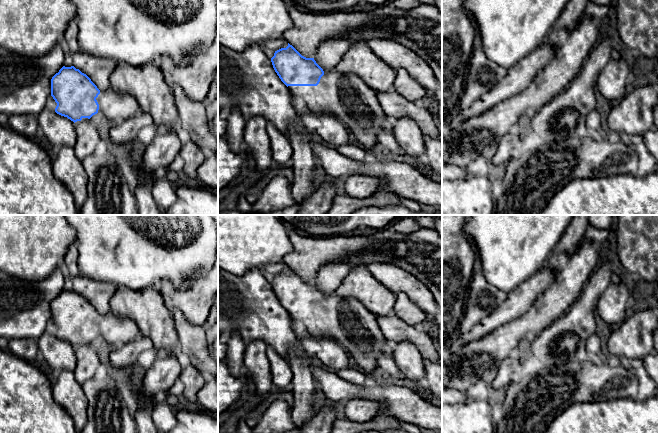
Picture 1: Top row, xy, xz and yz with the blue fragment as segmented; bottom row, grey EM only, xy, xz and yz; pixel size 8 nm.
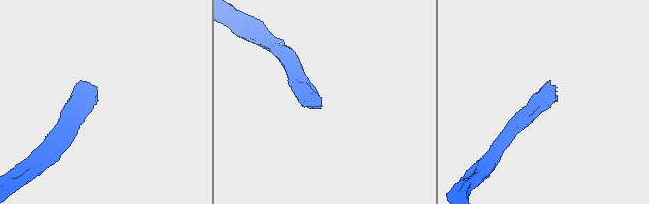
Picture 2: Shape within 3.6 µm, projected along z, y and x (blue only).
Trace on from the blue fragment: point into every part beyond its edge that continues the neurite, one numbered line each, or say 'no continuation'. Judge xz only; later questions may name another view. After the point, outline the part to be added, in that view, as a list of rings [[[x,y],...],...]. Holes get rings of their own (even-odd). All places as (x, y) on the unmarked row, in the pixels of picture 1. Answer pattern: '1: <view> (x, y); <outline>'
1: xz (347, 321); [[[336,293],[324,296],[317,310],[288,310],[292,319],[300,320],[308,336],[321,339],[328,337],[341,344],[364,373],[377,369],[377,359],[388,342],[376,320],[361,302],[355,298],[342,298]]]

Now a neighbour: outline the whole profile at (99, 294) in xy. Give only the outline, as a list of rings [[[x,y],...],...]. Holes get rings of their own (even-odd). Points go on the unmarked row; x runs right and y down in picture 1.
[[[82,274],[70,276],[73,290],[86,298],[100,315],[111,312],[110,301],[116,292],[112,284],[93,281]]]

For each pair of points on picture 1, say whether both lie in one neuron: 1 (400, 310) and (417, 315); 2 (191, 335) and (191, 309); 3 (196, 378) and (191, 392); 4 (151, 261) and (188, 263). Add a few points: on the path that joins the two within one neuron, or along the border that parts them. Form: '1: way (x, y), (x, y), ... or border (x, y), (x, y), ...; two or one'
1: way (404, 310), (413, 314); one
2: border (169, 310), (179, 310), (192, 323), (204, 326); two
3: way (193, 381), (191, 389); one
4: way (160, 261), (179, 261); one

